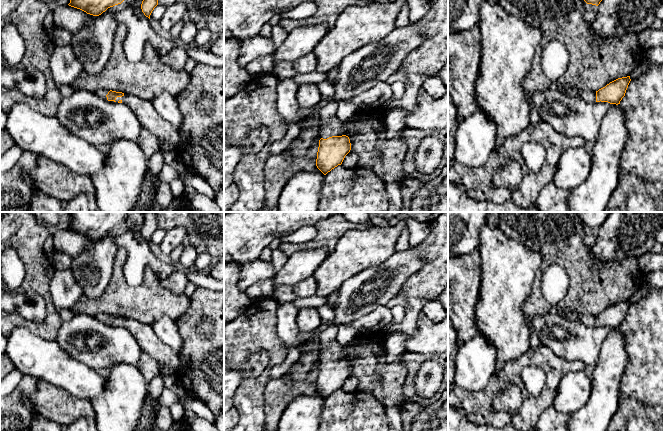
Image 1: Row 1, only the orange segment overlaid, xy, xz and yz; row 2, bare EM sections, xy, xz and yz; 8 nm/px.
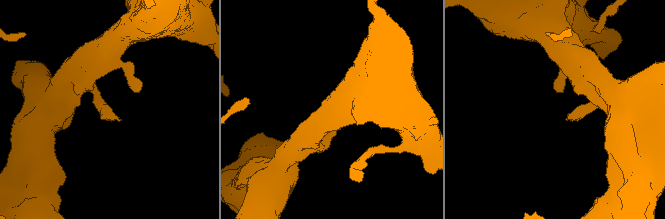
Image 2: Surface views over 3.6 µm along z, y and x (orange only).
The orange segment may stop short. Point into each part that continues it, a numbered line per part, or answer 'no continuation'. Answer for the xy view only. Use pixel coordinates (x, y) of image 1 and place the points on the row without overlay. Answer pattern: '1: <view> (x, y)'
1: xy (144, 335)

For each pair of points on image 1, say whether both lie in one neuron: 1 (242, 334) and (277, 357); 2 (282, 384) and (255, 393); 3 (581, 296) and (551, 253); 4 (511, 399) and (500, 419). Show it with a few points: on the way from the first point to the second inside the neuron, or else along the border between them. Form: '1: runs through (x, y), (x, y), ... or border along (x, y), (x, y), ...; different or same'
1: runs through (251, 334), (256, 334), (270, 348); same
2: border along (272, 379), (264, 390), (264, 413); different
3: runs through (581, 284), (581, 276), (563, 258); same
4: border along (521, 395), (521, 405), (512, 413), (504, 412); different

